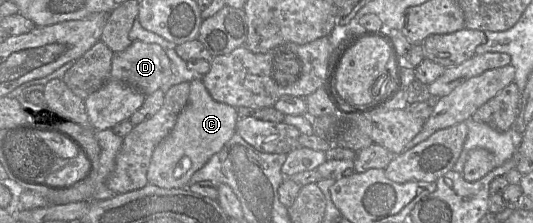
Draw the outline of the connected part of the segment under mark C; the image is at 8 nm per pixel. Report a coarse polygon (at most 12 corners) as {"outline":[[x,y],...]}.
{"outline":[[200,79],[155,147],[149,184],[186,188],[236,132]]}

